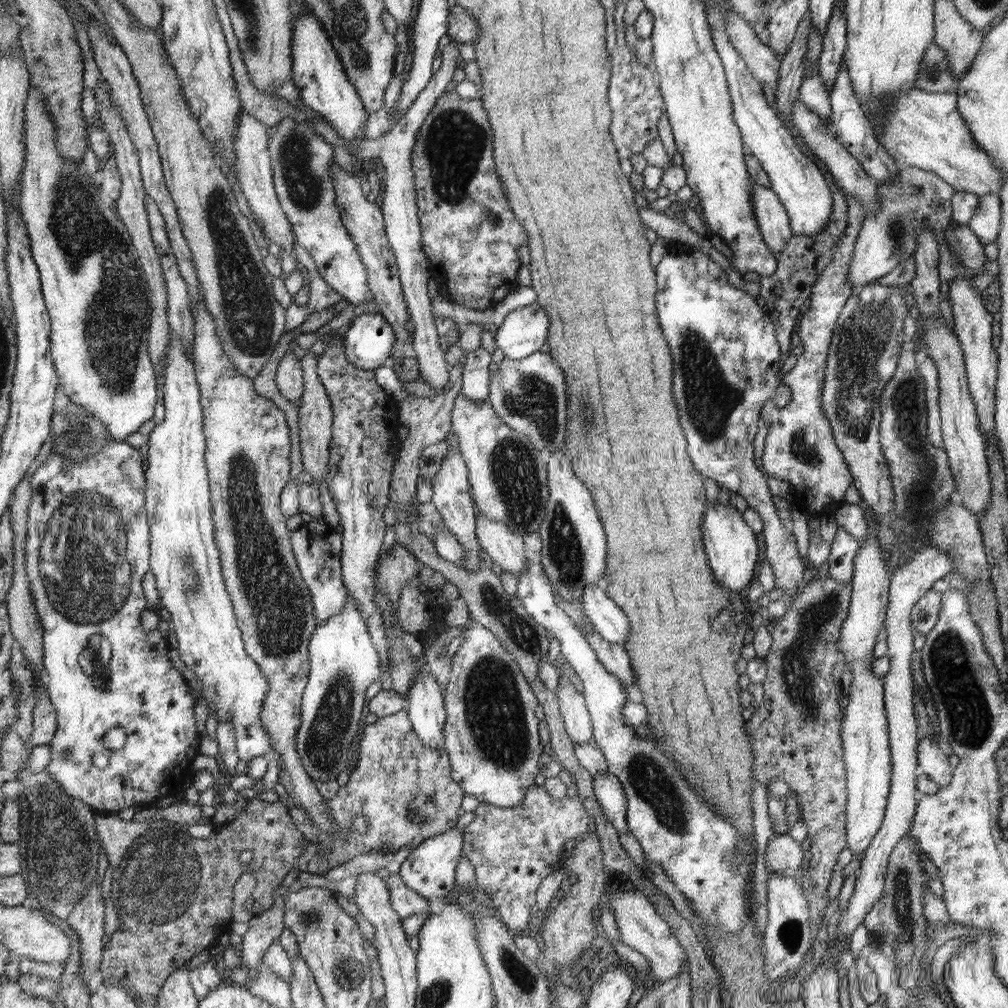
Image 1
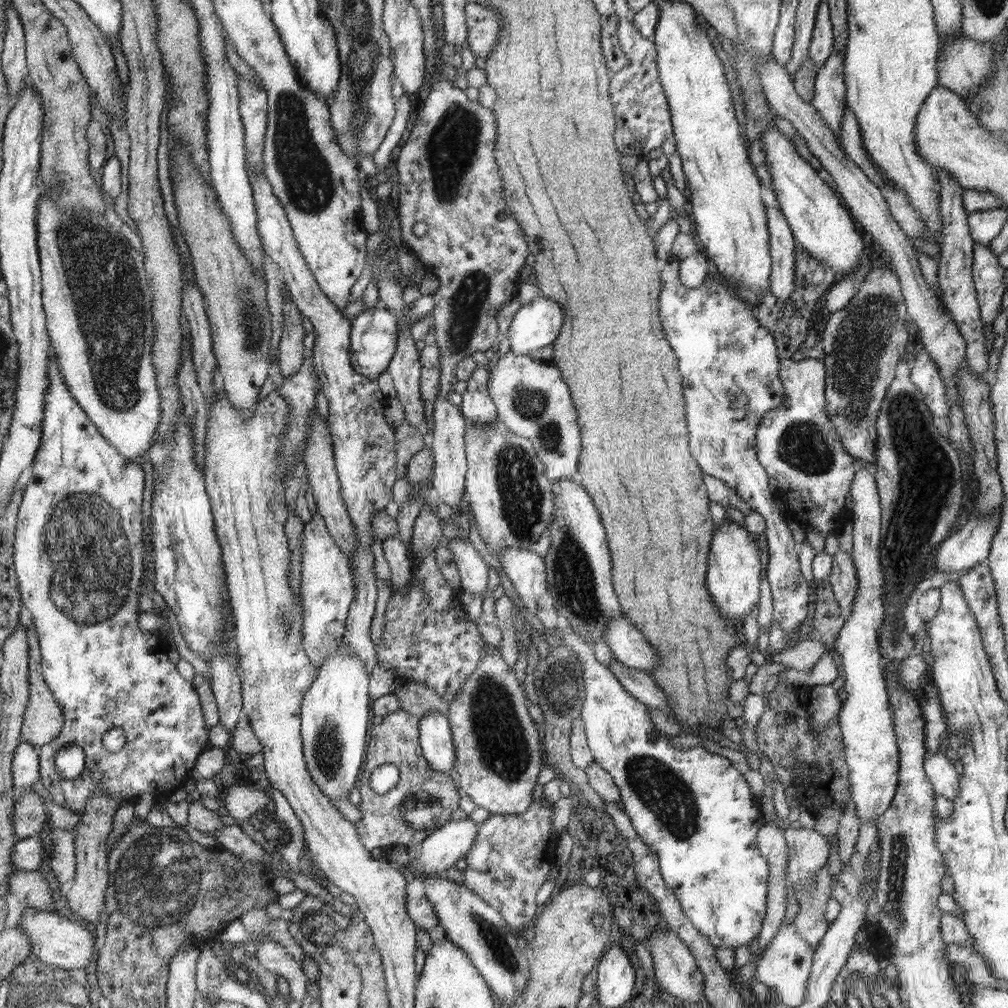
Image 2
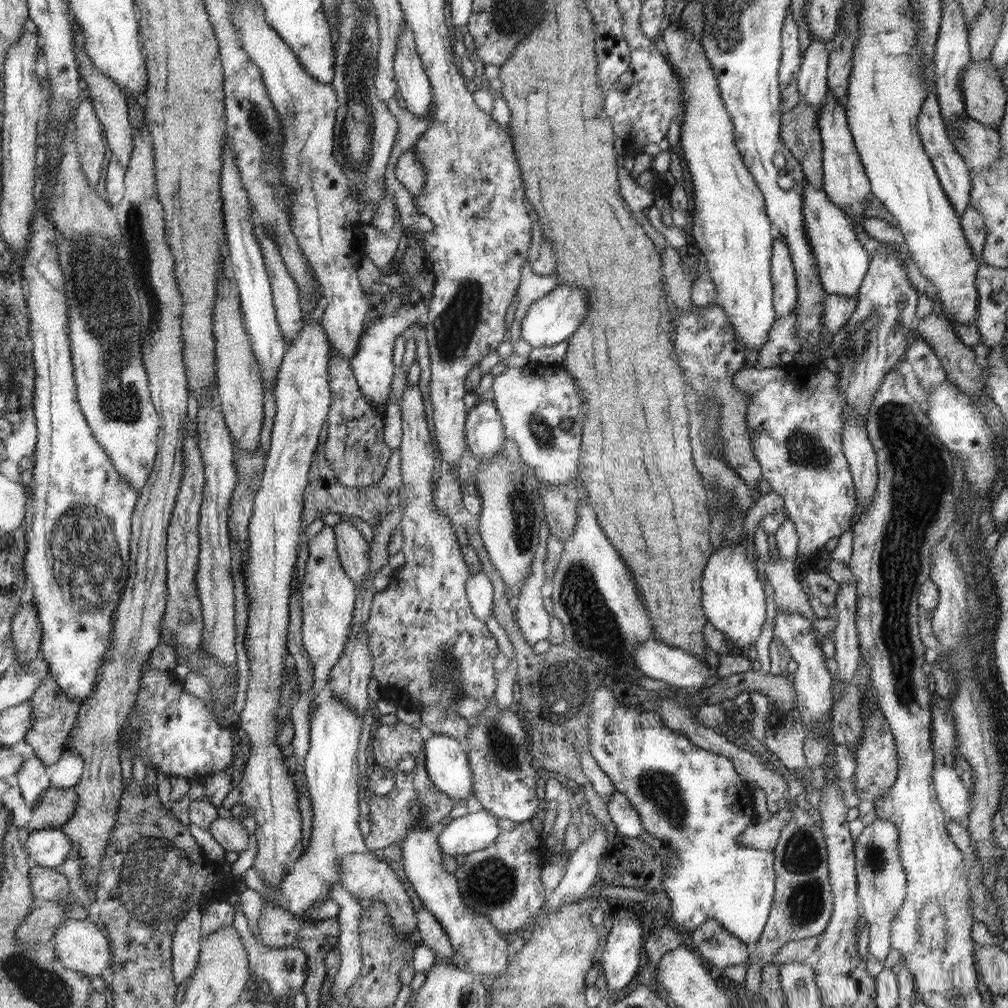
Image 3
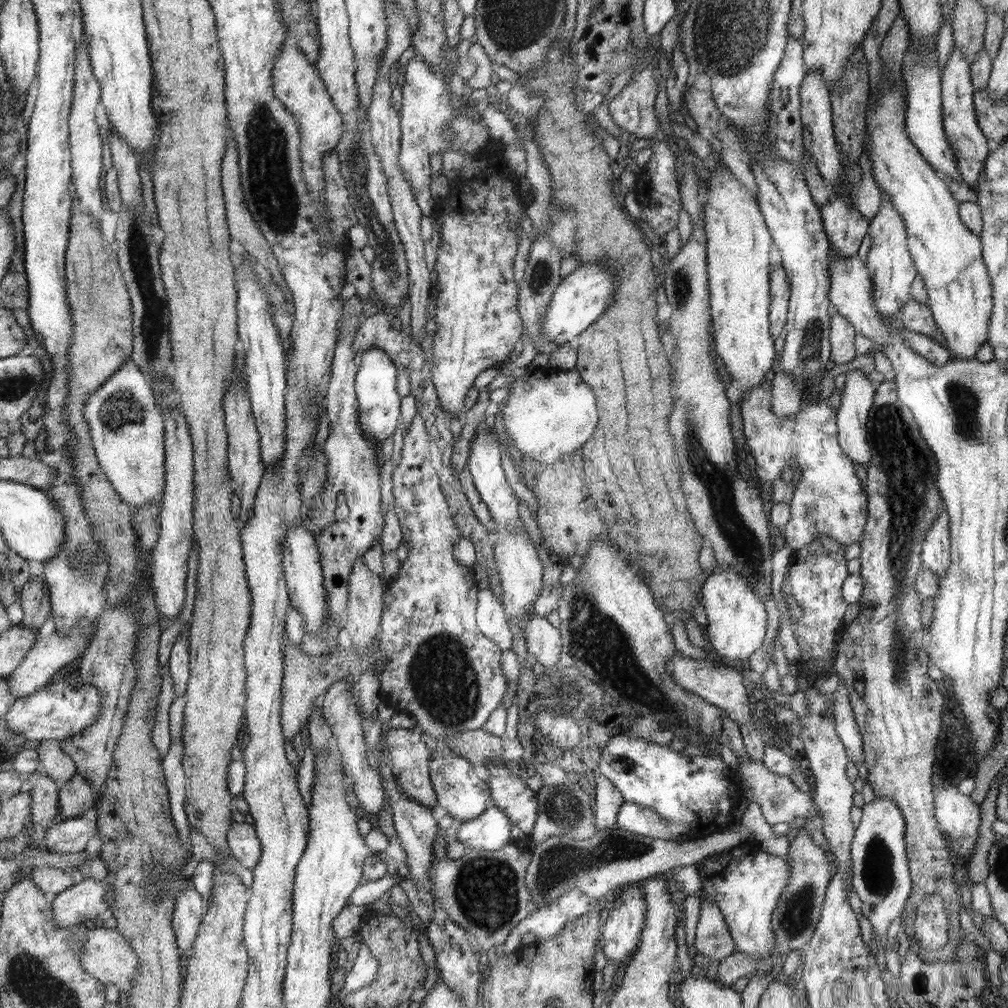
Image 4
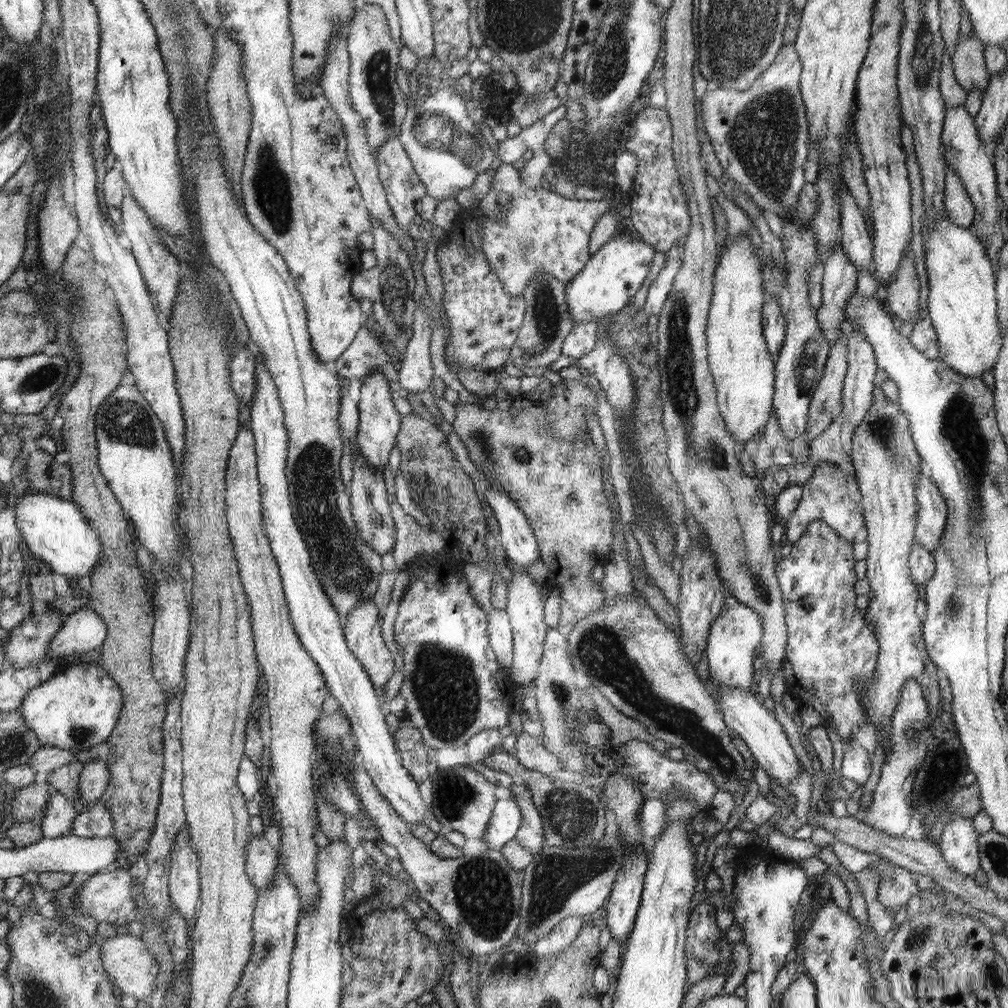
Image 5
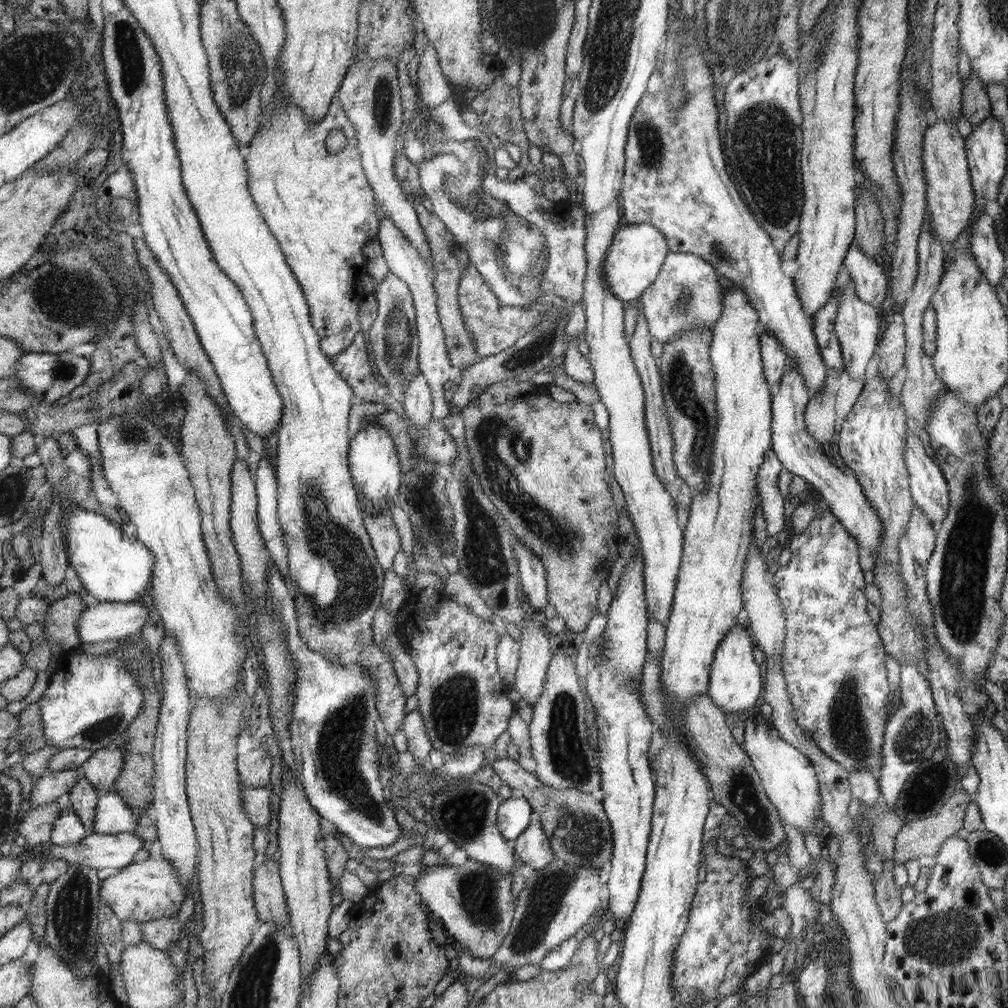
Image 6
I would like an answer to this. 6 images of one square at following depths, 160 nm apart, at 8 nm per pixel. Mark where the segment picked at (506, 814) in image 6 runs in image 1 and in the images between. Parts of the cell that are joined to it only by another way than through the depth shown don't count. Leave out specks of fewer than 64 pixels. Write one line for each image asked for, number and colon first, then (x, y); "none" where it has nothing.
1: (429, 870)
2: (440, 851)
3: (477, 830)
4: (490, 831)
5: (505, 822)

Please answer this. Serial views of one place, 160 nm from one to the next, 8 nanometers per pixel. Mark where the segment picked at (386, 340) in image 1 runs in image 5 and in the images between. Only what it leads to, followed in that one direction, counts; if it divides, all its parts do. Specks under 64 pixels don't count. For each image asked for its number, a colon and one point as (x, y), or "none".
2: (374, 331)
3: (372, 365)
4: (378, 408)
5: (379, 425)

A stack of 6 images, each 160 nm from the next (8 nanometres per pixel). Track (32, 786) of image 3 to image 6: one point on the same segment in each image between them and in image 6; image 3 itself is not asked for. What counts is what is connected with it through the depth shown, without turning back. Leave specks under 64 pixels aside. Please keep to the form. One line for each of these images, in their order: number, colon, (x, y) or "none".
4: (44, 806)
5: (59, 811)
6: (68, 829)

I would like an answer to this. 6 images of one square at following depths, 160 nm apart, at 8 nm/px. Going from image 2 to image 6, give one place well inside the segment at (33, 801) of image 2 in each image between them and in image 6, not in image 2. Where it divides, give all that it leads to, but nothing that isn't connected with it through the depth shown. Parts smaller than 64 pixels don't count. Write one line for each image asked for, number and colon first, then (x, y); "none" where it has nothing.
3: (55, 806)
4: (76, 796)
5: (94, 778)
6: (104, 766)

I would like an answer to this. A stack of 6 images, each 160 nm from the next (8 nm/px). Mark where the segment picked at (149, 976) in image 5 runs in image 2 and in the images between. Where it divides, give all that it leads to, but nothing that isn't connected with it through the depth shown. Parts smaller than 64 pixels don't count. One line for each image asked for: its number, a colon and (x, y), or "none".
2: (55, 940)
3: (80, 946)
4: (106, 954)

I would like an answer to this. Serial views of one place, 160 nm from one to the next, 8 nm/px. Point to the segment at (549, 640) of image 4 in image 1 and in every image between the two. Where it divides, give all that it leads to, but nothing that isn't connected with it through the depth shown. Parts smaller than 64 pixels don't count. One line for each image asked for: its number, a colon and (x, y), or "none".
1: (505, 547)
2: (526, 569)
3: (534, 621)

